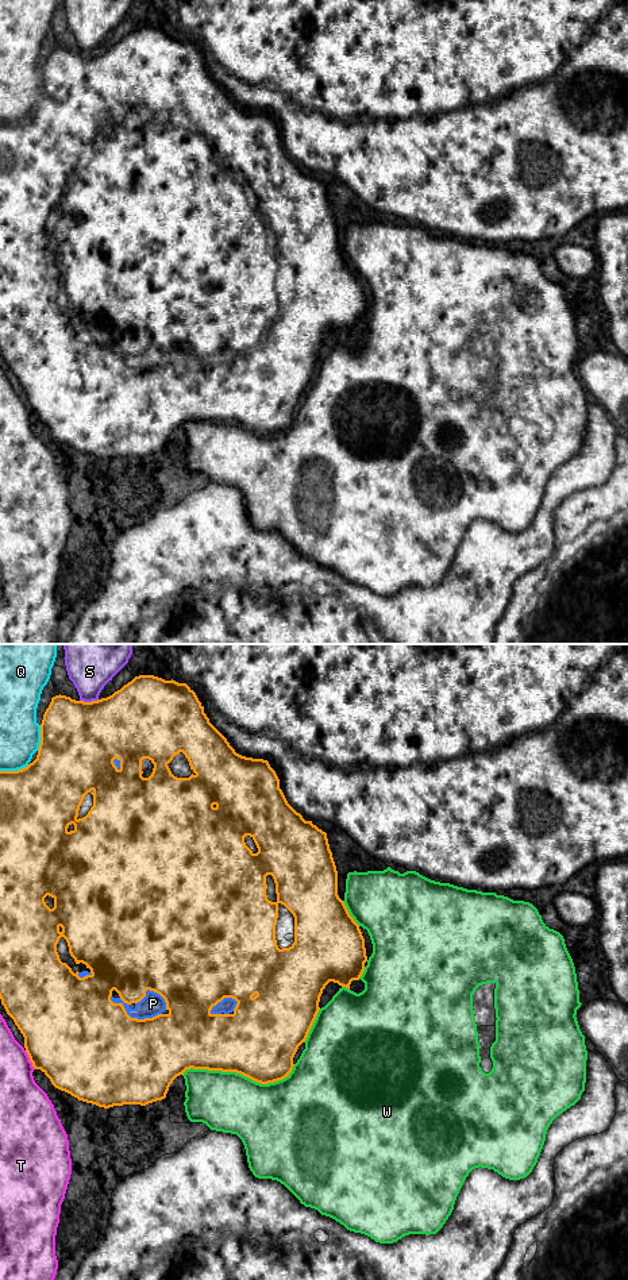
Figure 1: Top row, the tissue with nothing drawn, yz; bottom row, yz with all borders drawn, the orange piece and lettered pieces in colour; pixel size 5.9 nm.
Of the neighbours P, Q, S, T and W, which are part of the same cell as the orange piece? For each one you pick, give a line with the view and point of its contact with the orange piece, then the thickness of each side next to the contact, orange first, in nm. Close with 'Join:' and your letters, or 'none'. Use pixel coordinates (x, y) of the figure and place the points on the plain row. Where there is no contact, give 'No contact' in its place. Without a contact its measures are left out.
P: Touches orange at yz (134, 370). Thickness 500 nm (orange) against 140 nm
Join: P

